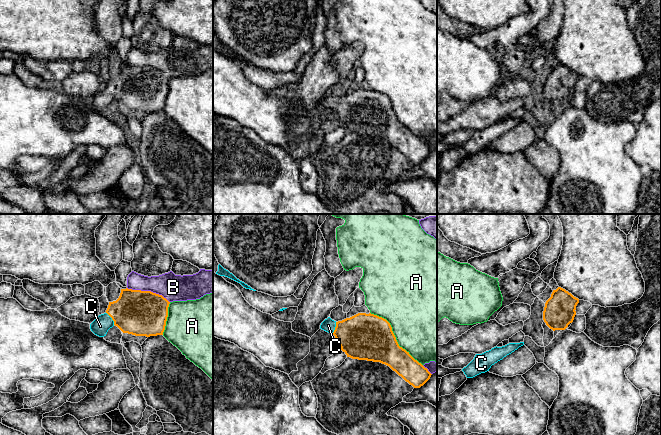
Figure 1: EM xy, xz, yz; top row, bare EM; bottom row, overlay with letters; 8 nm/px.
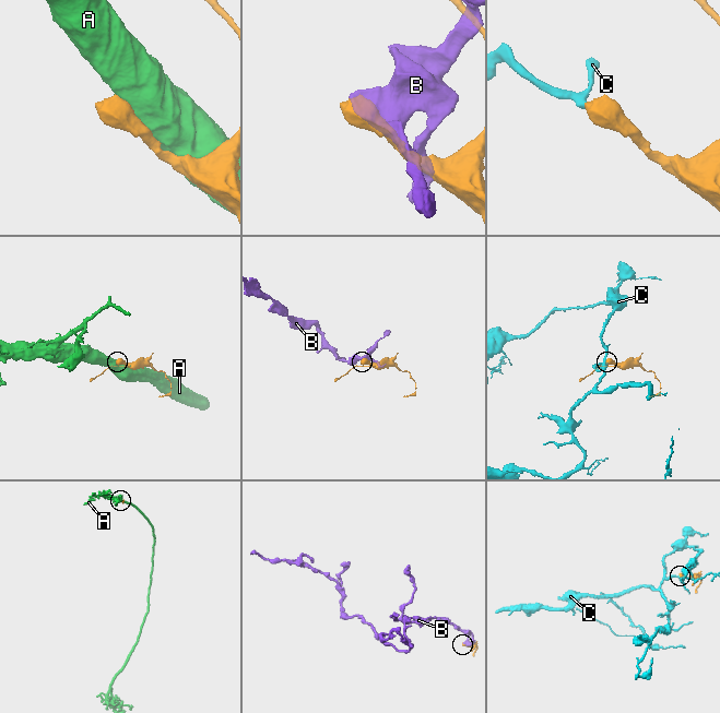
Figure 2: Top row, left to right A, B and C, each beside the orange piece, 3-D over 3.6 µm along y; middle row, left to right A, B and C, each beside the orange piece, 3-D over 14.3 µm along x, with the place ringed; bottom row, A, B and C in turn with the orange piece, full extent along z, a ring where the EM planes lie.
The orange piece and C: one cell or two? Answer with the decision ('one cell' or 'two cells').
one cell

